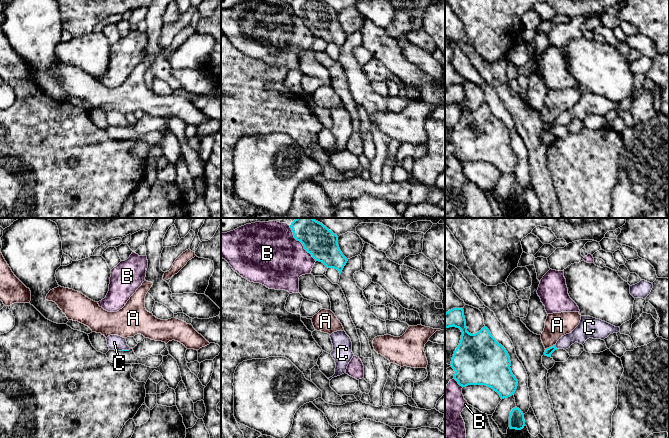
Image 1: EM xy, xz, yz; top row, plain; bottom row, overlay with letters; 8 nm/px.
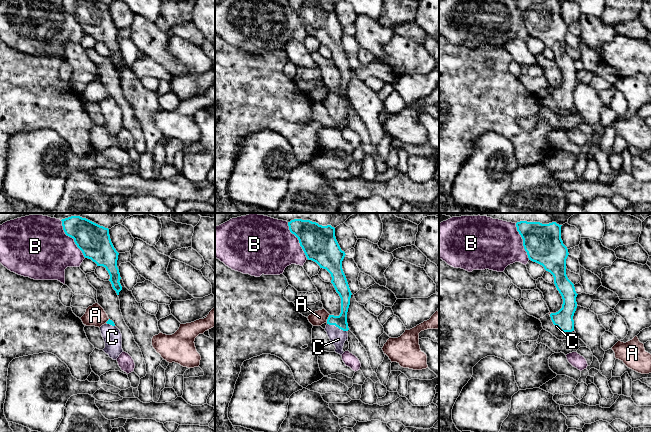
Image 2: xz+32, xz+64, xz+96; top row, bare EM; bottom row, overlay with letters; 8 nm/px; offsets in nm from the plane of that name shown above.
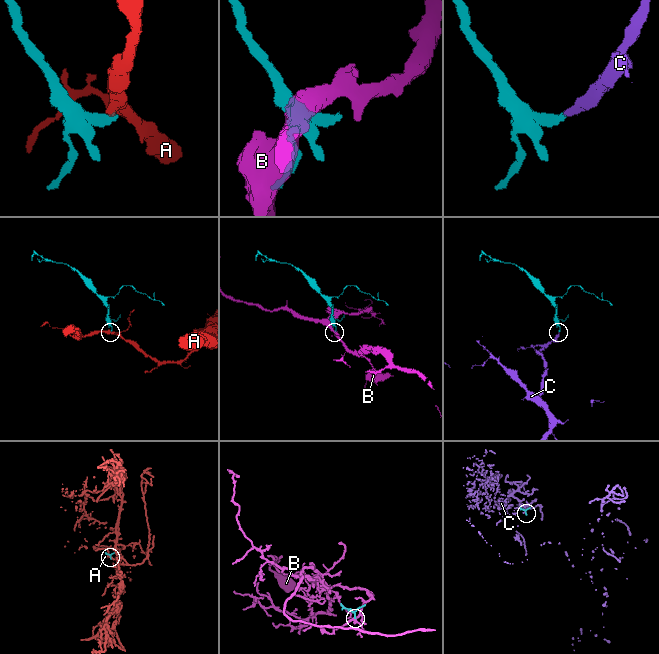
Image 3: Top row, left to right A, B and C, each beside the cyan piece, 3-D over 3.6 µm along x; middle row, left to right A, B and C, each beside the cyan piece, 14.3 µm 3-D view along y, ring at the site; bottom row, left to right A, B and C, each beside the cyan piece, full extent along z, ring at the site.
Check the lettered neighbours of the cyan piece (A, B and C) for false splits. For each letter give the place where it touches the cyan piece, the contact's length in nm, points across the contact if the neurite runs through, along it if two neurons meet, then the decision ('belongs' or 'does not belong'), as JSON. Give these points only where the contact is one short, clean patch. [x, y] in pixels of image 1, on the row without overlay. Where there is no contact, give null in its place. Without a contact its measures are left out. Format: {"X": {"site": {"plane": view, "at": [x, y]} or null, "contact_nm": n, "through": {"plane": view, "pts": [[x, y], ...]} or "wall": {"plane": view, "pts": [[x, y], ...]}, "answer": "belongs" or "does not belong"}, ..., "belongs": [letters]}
{"A": {"site": {"plane": "yz", "at": [551, 122]}, "contact_nm": 90, "wall": {"plane": "yz", "pts": [[555, 120], [546, 125]]}, "answer": "does not belong"}, "B": {"site": {"plane": "xz", "at": [301, 18]}, "contact_nm": 360, "answer": "does not belong"}, "C": {"site": {"plane": "yz", "at": [555, 123]}, "contact_nm": 40, "through": {"plane": "yz", "pts": [[550, 126], [555, 123], [582, 108]]}, "answer": "belongs"}, "belongs": ["C"]}

